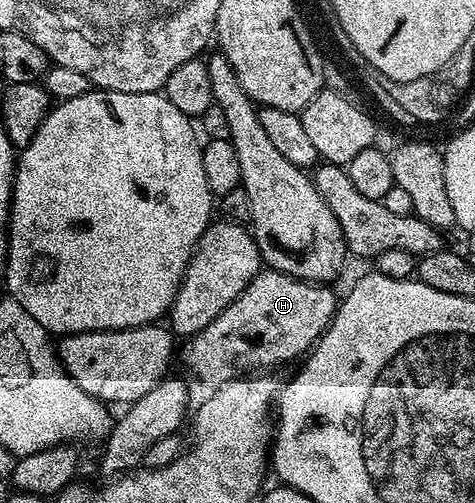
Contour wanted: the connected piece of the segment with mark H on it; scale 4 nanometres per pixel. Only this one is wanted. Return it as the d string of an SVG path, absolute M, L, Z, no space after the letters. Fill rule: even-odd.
M263 270L244 286L240 293L226 309L222 311L204 330L189 337L186 344L181 345L180 360L182 364L202 384L217 386L233 380L241 380L243 376L262 374L274 370L277 364L286 364L289 360L305 357L317 344L322 333L330 326L340 303L339 297L334 297L333 287L326 284L316 284L313 280L298 280L283 272Z

